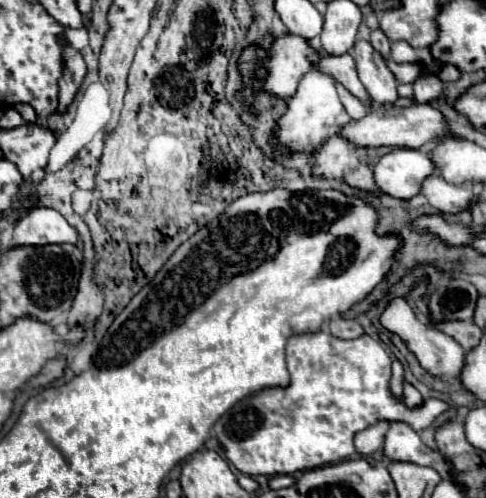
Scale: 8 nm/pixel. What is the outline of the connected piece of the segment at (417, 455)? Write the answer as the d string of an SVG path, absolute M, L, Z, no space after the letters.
M393 421L389 425L391 427L389 427L387 437L385 437L387 459L427 465L427 467L433 467L443 479L453 477L451 463L441 453L429 449L411 425L407 425L405 421Z

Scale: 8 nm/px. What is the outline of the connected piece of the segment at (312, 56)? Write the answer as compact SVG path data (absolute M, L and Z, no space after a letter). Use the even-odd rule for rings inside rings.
M281 35L275 39L273 47L265 53L261 51L257 45L251 45L243 51L241 55L241 71L243 71L243 79L245 79L245 89L243 89L243 97L245 99L251 99L255 95L257 89L265 89L277 97L283 97L283 99L291 99L297 91L297 85L299 85L299 79L313 69L313 63L317 61L317 49L313 49L307 39L303 37L291 37L291 35ZM255 63L263 63L267 67L267 79L263 83L255 83L253 81L253 67Z

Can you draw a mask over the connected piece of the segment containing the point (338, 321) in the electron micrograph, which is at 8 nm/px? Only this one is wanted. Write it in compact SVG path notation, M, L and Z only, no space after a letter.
M333 317L329 321L329 331L333 337L339 337L339 339L355 339L363 335L363 329L357 321L343 319L343 317Z

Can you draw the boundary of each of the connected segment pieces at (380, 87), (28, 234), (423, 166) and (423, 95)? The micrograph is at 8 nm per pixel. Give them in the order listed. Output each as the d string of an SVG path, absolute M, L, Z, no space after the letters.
M365 39L355 41L353 59L357 63L359 79L365 85L371 99L379 105L393 105L397 101L397 79L389 71L385 57L373 49Z
M35 207L25 213L13 229L11 245L47 245L47 243L77 243L77 231L65 217L47 207Z
M393 149L379 157L373 167L375 185L395 199L409 199L417 195L421 181L433 173L435 167L431 159L425 153L411 149Z
M425 73L415 81L415 101L429 103L441 95L441 79L433 73Z

